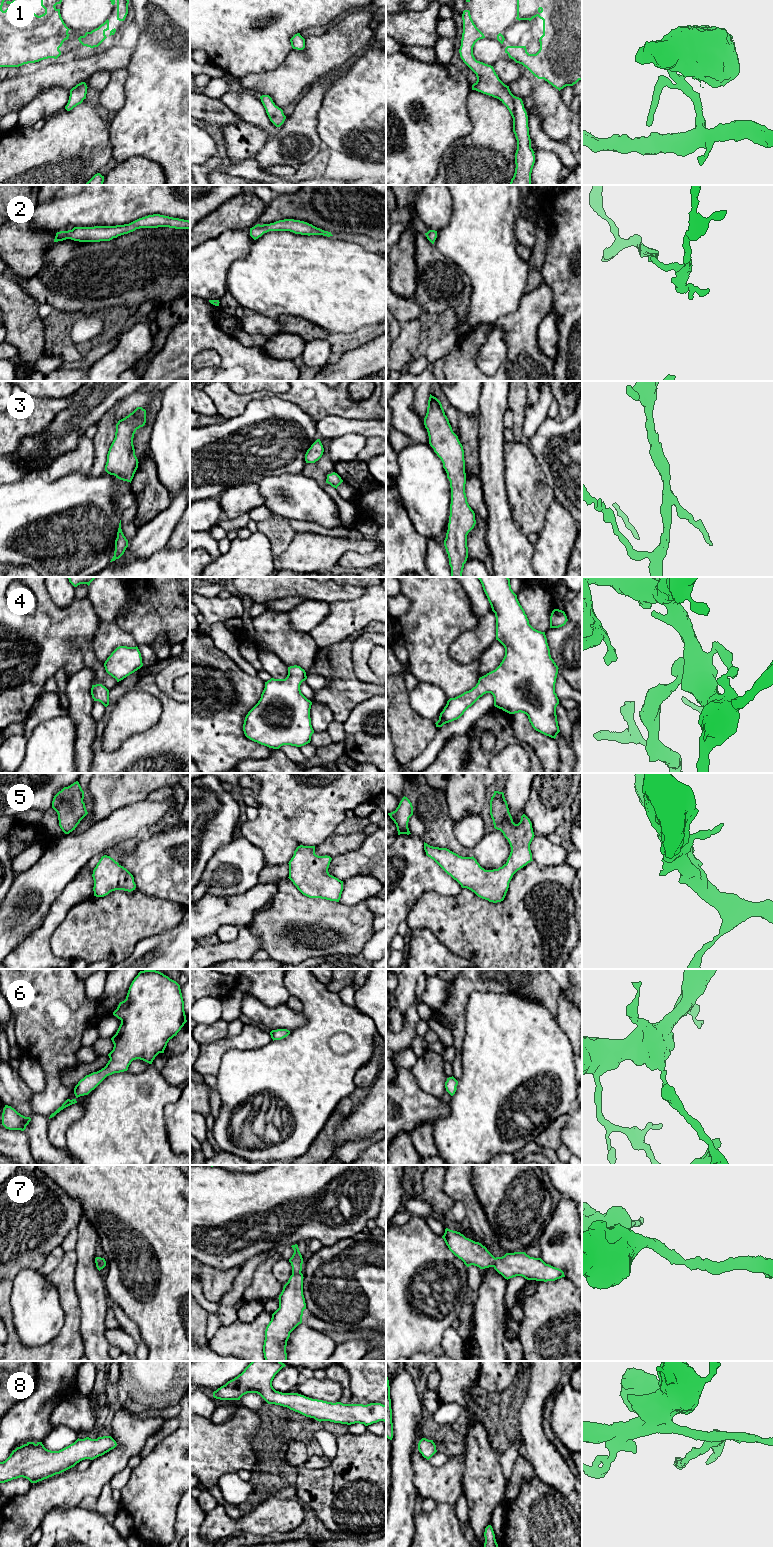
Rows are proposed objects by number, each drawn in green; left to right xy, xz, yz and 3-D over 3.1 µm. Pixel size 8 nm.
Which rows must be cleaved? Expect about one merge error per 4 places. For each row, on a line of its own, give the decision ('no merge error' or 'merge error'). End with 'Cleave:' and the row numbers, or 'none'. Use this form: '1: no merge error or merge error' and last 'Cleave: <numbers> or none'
1: no merge error
2: no merge error
3: no merge error
4: no merge error
5: no merge error
6: no merge error
7: no merge error
8: no merge error
Cleave: none

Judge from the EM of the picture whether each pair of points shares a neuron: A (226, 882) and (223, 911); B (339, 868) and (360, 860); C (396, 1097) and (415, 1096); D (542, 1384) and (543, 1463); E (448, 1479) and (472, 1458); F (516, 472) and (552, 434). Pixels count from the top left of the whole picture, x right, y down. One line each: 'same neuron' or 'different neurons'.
A: different neurons
B: same neuron
C: same neuron
D: same neuron
E: different neurons
F: different neurons

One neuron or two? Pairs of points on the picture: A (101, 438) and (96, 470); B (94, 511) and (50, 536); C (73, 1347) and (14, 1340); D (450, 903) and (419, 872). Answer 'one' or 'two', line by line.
A: one
B: one
C: one
D: two

